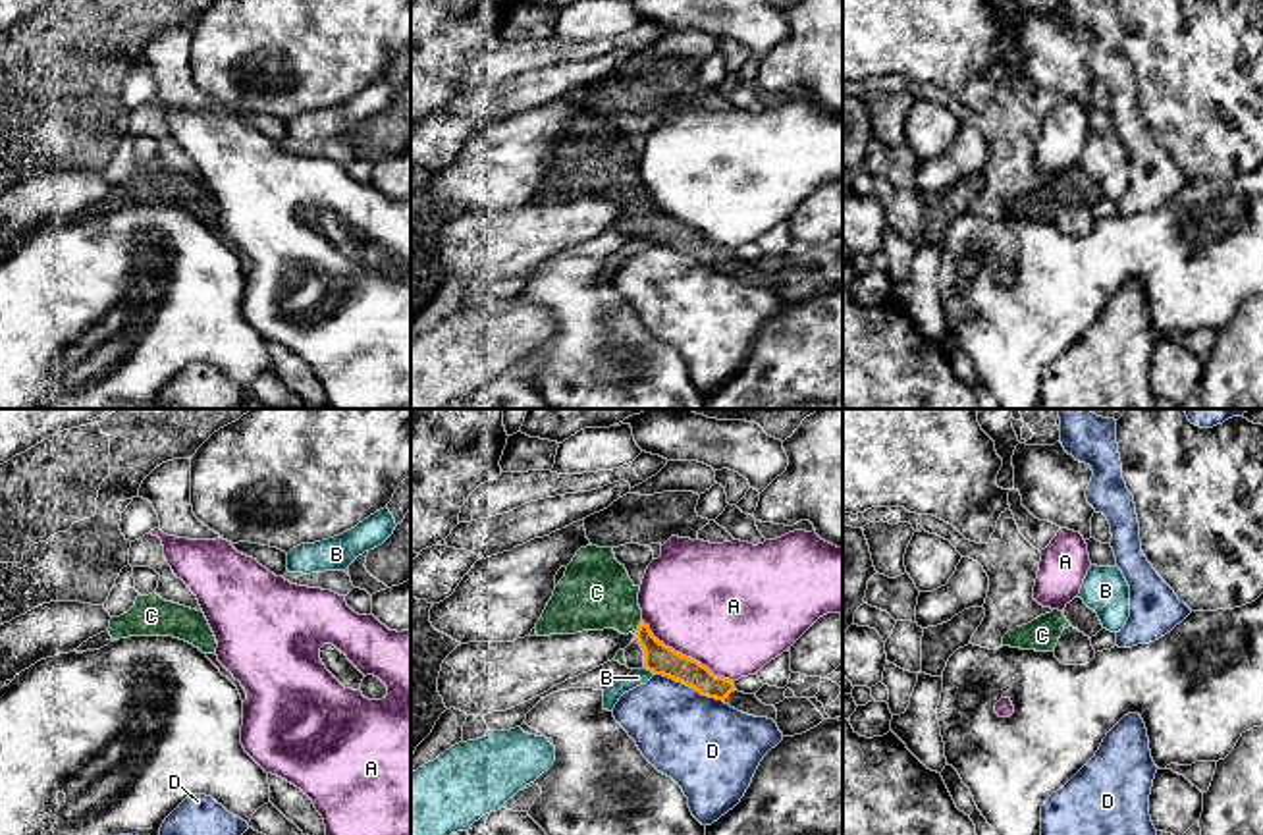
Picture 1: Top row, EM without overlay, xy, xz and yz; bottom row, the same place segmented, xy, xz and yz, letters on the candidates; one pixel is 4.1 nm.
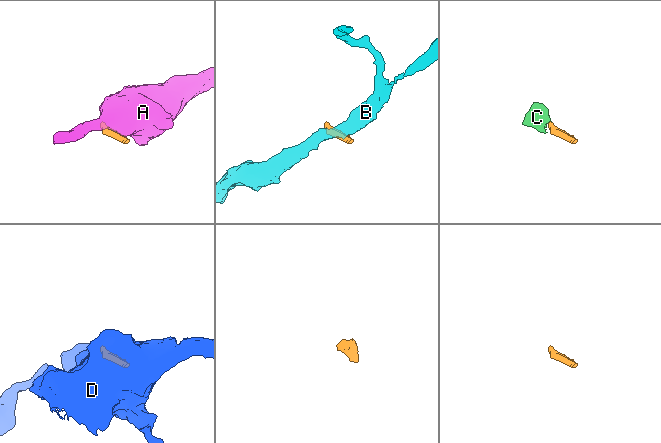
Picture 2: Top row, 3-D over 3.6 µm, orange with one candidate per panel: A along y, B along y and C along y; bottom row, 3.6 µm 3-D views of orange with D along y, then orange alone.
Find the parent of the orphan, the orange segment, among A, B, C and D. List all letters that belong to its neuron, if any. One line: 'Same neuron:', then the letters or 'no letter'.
Same neuron: C

